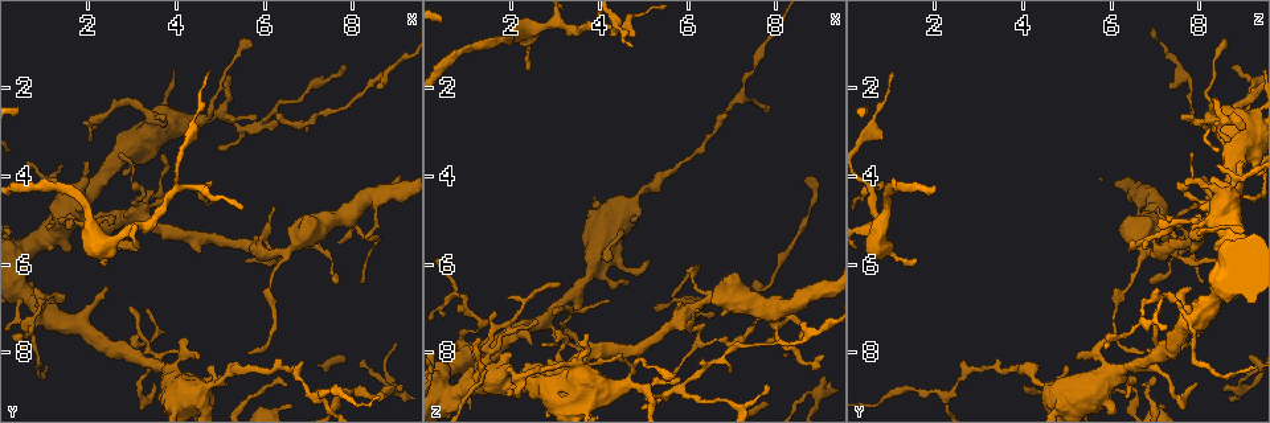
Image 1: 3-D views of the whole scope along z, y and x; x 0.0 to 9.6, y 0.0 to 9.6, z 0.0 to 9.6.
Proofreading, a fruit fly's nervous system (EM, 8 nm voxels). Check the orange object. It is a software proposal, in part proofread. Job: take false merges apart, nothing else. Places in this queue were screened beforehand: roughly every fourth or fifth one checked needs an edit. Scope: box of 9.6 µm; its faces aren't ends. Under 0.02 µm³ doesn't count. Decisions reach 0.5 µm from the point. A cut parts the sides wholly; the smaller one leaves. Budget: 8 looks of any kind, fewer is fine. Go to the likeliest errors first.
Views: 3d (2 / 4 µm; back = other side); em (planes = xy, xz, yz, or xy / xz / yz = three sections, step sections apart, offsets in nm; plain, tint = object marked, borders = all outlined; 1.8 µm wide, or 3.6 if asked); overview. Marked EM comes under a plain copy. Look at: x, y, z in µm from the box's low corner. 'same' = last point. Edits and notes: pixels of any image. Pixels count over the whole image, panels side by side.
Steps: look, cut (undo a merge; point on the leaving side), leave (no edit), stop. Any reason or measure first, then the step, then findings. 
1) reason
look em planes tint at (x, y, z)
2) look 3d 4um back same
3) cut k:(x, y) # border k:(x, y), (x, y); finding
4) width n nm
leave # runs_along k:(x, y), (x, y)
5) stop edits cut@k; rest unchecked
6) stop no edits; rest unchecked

sharp bend
look em yz step 16 tint at (3.00, 4.95, 8.50)

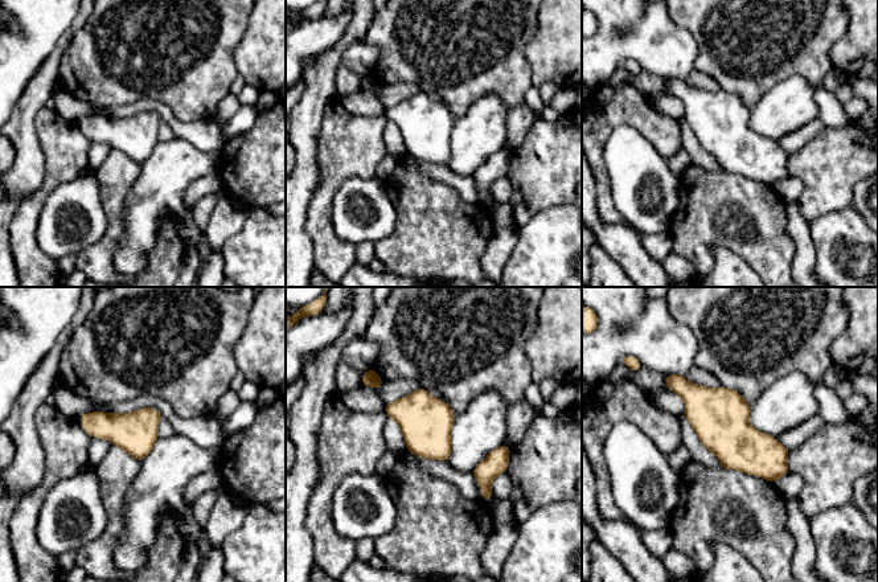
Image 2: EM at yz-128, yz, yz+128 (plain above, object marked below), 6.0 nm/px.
cut it another way
look em planes tint same

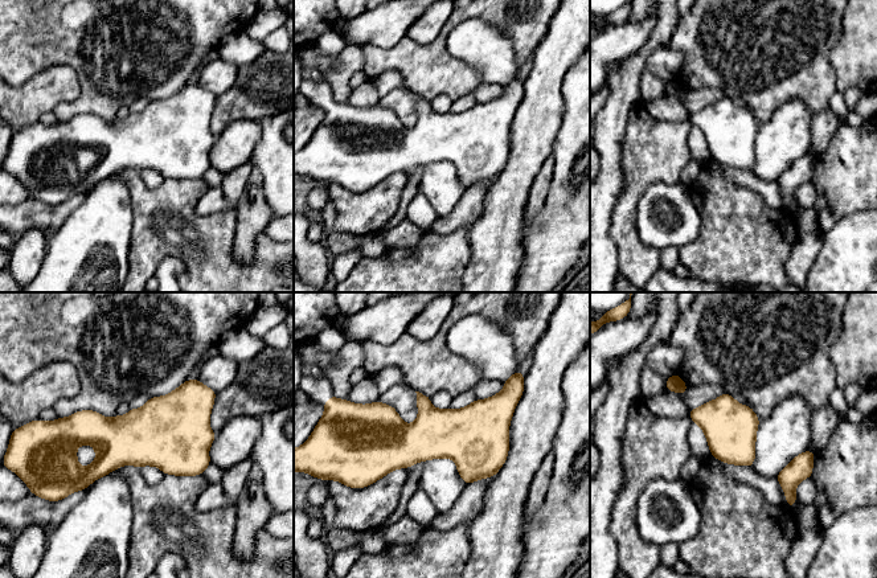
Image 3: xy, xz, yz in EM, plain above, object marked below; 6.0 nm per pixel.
width 320 nm
leave # all the same neuron

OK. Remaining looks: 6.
abrupt turn
look em xy step 16 tint at (2.50, 5.50, 0.60)

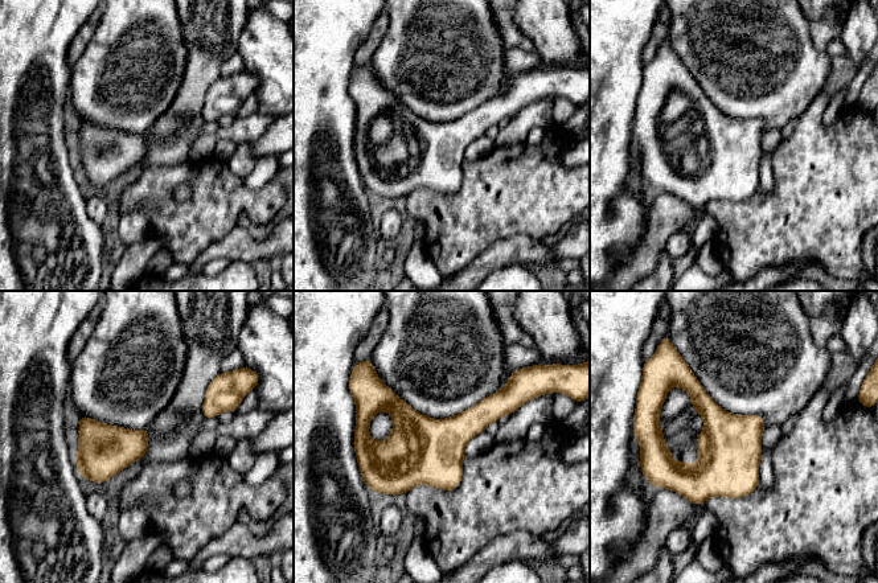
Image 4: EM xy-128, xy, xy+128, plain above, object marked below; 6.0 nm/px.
width 190 nm
leave # one neuron here

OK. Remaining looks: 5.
stop no edits; rest unchecked

